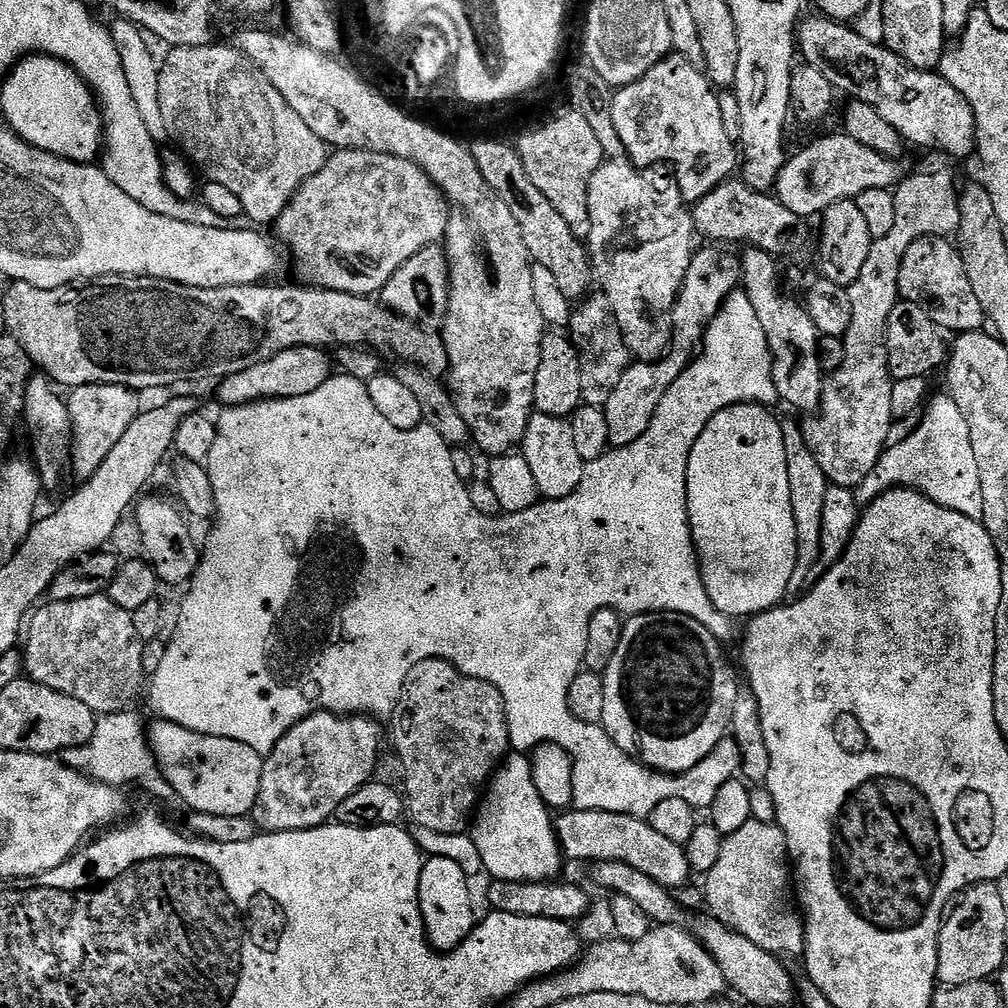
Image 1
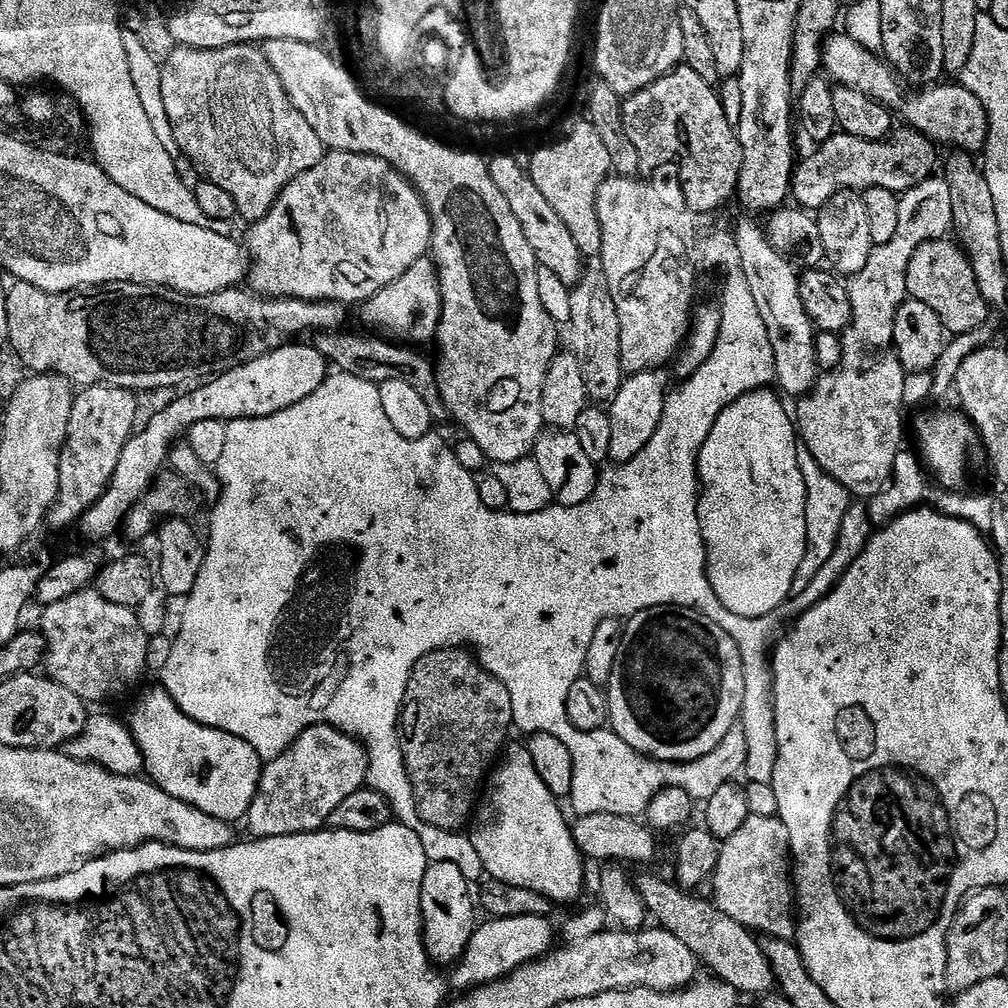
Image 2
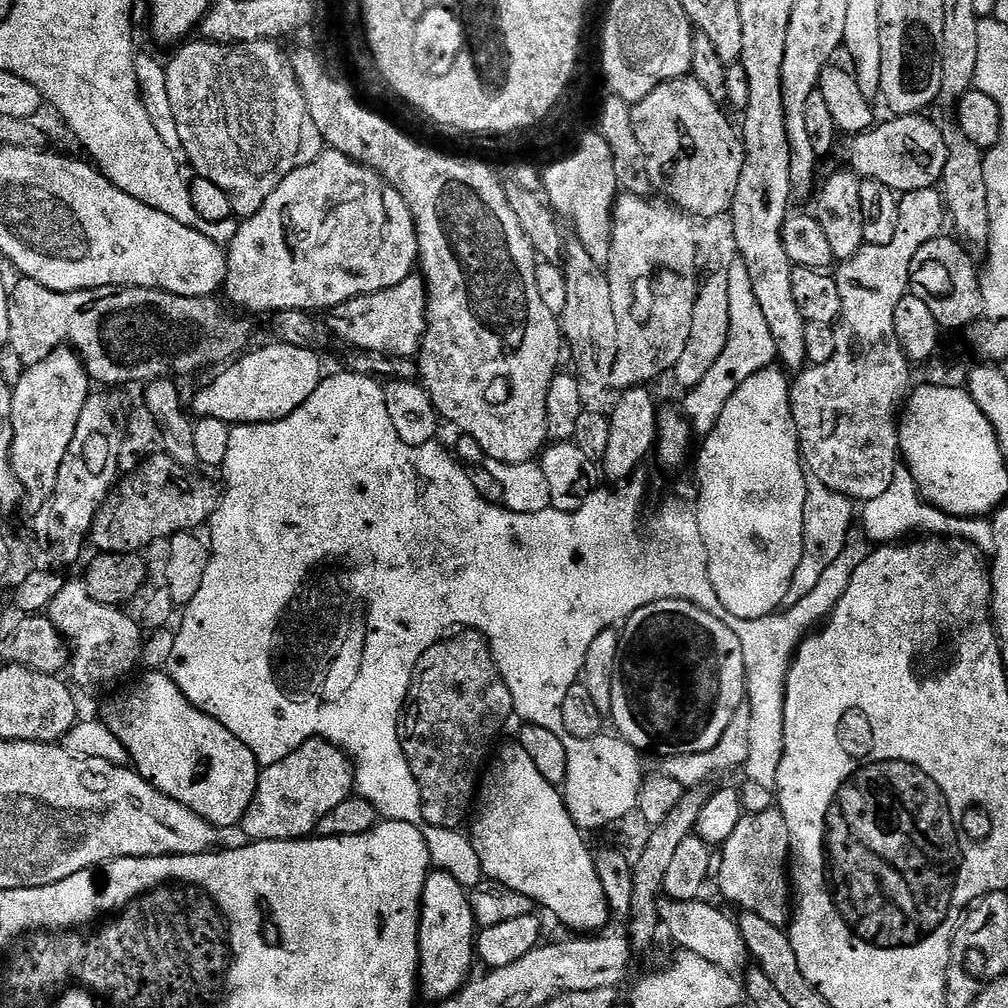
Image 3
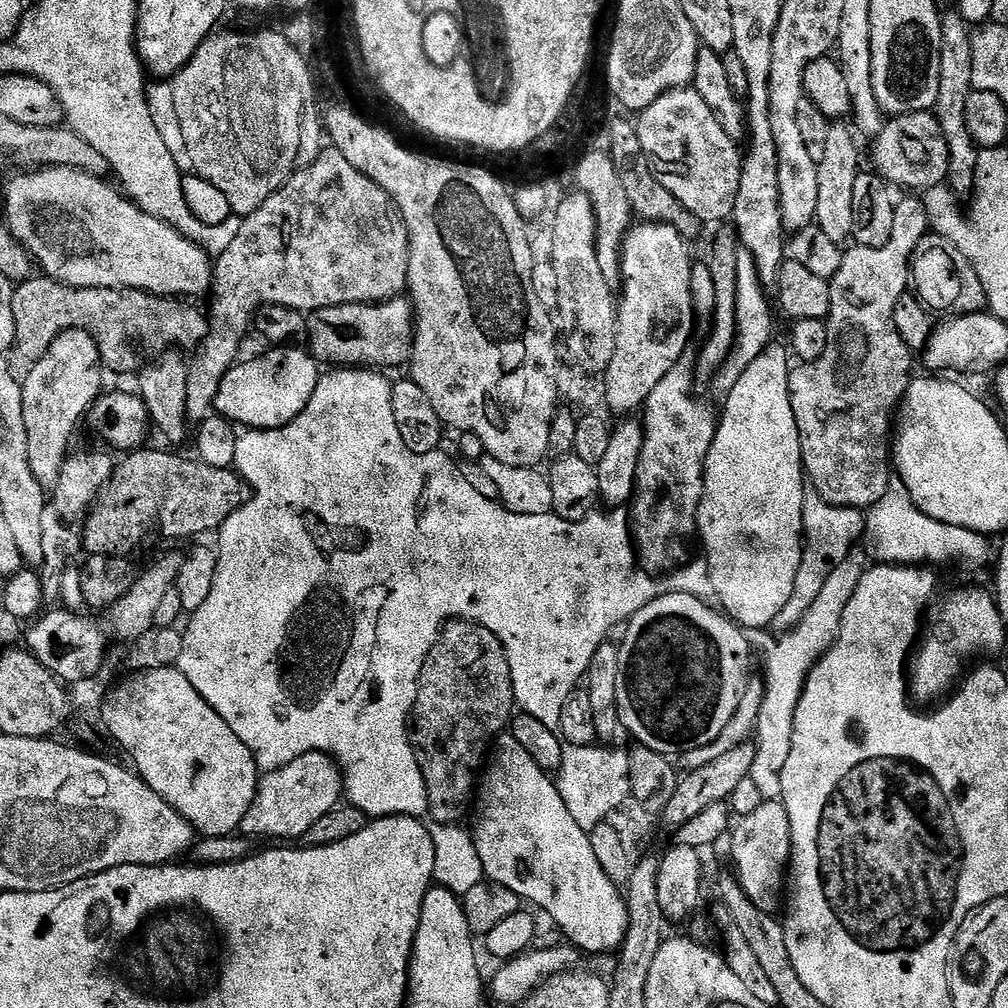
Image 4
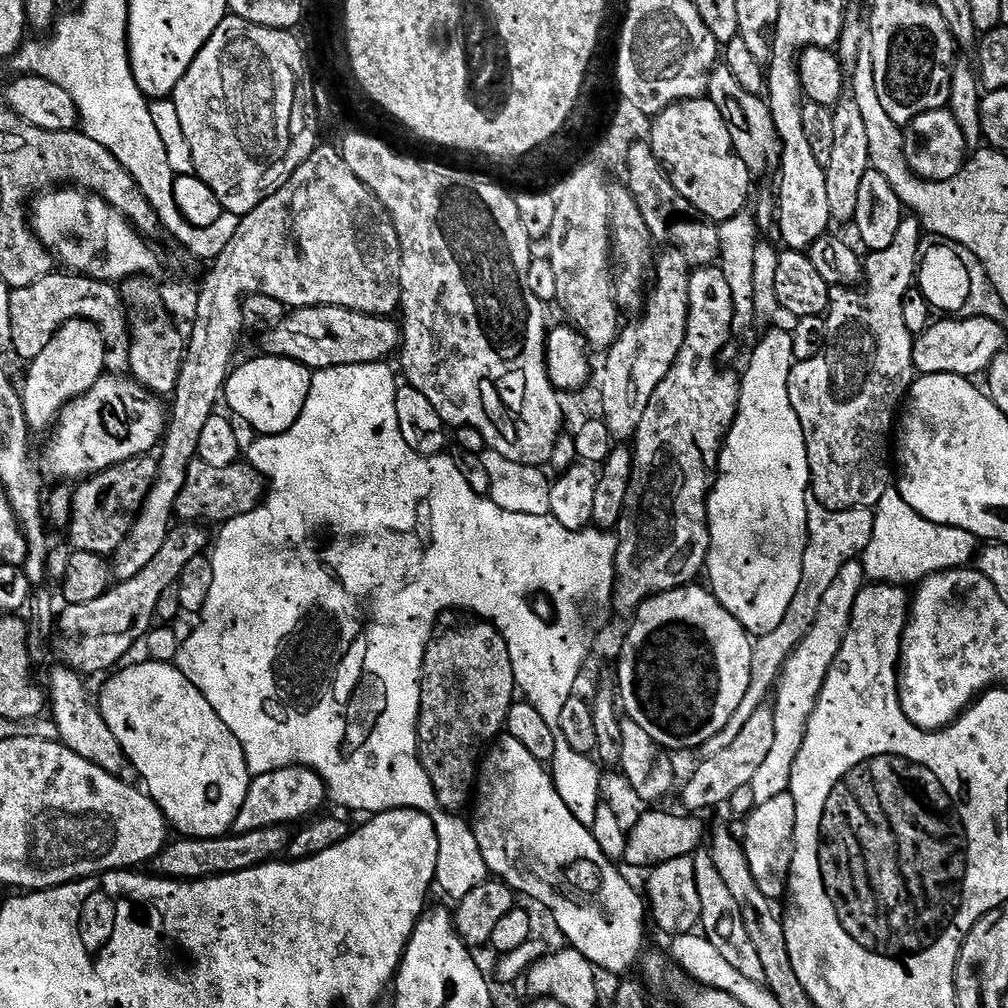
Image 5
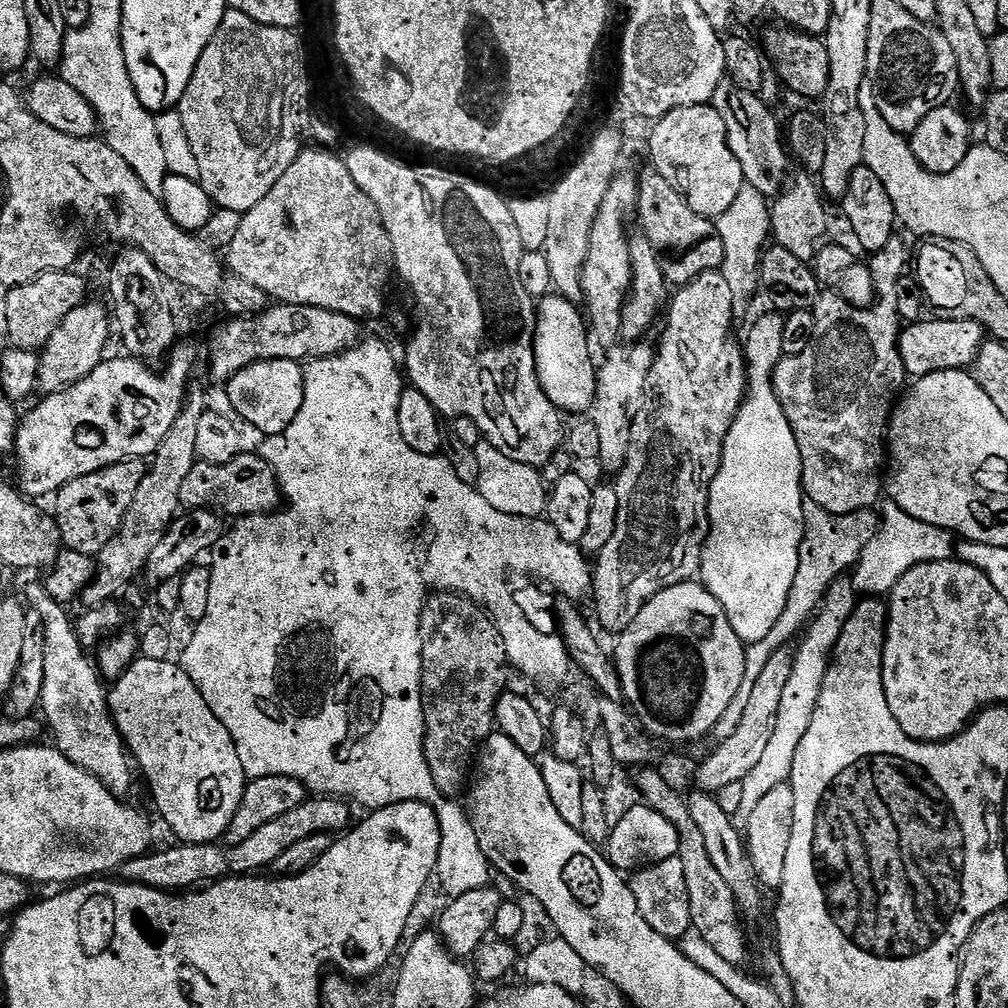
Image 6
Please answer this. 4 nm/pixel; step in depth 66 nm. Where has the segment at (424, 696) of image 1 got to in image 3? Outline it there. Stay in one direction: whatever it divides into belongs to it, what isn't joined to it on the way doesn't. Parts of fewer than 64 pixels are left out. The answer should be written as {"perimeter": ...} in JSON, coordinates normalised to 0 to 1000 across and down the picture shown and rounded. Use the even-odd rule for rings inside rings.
{"perimeter":[[[456,625],[427,641],[415,653],[411,694],[412,690],[413,727],[409,734],[405,728],[398,729],[397,735],[415,776],[421,816],[455,822],[469,805],[478,763],[485,753],[484,741],[510,710],[506,681],[490,657],[480,628]]]}

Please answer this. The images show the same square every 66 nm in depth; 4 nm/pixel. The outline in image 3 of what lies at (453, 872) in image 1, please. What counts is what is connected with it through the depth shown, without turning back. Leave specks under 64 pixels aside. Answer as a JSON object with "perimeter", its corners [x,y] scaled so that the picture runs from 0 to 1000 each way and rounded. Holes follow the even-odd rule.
{"perimeter":[[[429,863],[420,870],[419,877],[421,877],[421,885],[419,881],[415,889],[415,928],[417,931],[415,980],[420,987],[422,984],[430,994],[436,994],[443,992],[451,984],[456,983],[469,967],[468,951],[471,953],[474,948],[472,943],[474,918],[470,911],[465,882],[456,878],[454,872],[440,864]]]}

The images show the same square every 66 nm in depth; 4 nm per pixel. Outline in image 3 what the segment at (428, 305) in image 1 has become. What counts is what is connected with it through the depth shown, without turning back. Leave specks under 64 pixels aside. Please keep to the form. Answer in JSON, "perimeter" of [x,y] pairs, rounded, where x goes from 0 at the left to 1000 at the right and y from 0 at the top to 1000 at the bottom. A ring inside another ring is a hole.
{"perimeter":[[[410,272],[399,276],[395,284],[387,284],[383,288],[375,288],[371,292],[363,292],[355,296],[347,296],[324,311],[325,325],[348,346],[356,349],[370,349],[395,356],[416,354],[417,344],[425,322],[425,285],[421,282],[420,273]]]}

